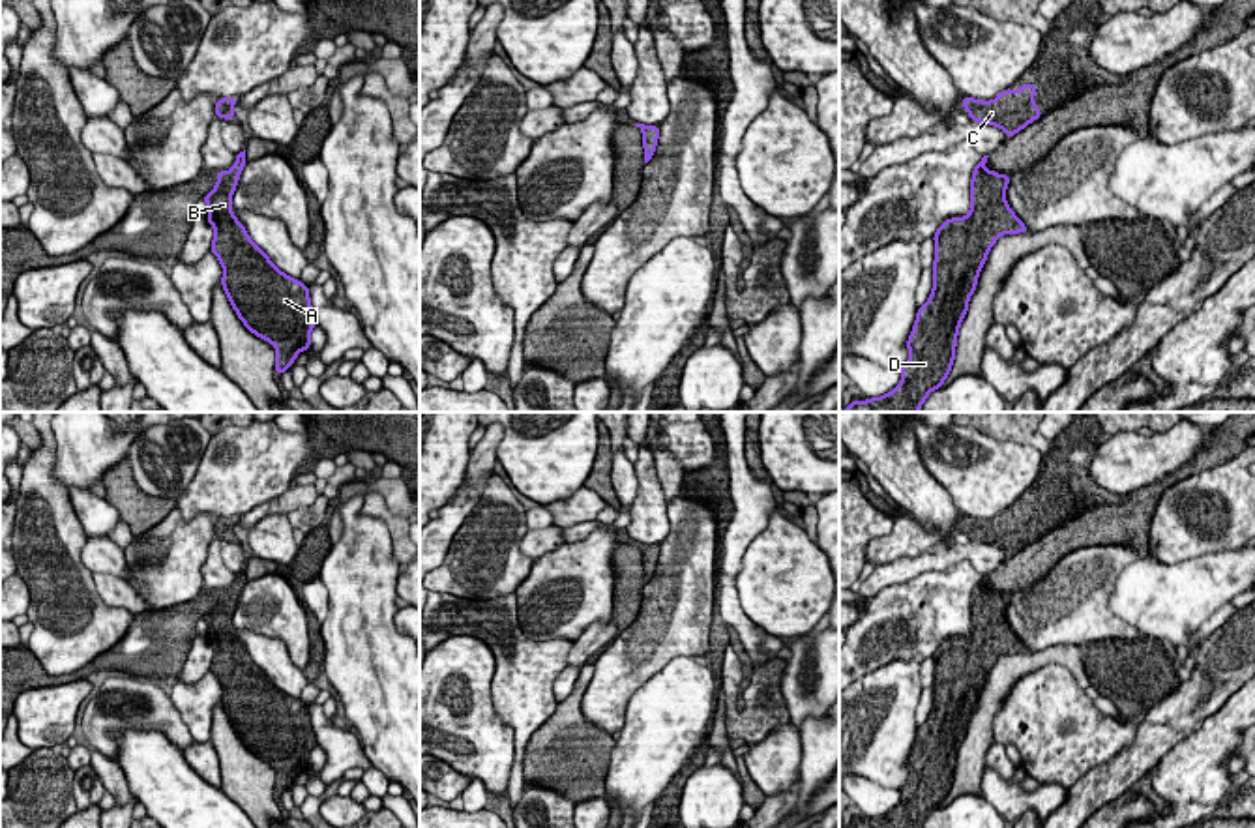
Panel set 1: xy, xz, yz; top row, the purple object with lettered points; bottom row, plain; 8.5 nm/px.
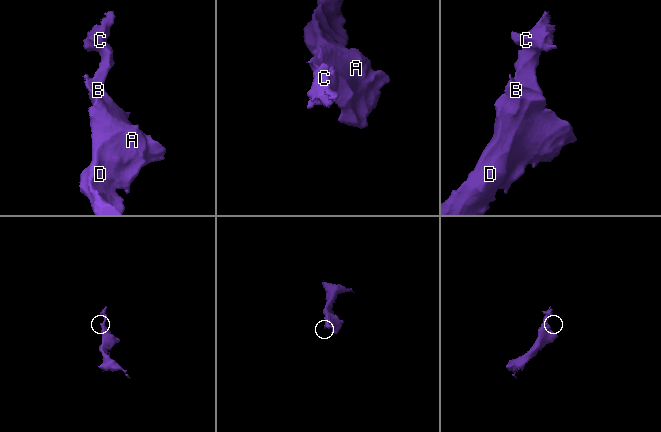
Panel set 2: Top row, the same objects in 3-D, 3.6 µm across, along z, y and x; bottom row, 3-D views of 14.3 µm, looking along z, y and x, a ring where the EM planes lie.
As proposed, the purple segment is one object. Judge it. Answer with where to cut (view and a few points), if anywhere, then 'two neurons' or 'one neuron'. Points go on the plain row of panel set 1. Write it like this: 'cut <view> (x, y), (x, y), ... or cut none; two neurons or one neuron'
cut none; one neuron

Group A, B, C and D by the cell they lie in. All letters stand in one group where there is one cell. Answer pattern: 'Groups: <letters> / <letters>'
Groups: A B C D

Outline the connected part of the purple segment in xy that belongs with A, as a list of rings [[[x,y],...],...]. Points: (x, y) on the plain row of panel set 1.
[[[244,569],[230,590],[217,590],[214,609],[202,618],[214,648],[210,671],[223,688],[221,704],[232,729],[251,753],[275,766],[275,794],[281,794],[302,770],[309,770],[317,736],[309,706],[281,691],[232,633],[232,614],[245,584]]]

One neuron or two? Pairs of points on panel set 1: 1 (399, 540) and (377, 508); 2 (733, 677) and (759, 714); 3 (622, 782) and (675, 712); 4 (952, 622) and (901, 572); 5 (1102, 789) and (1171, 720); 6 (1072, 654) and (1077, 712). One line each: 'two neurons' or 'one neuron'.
1: one neuron
2: one neuron
3: one neuron
4: two neurons
5: one neuron
6: two neurons

